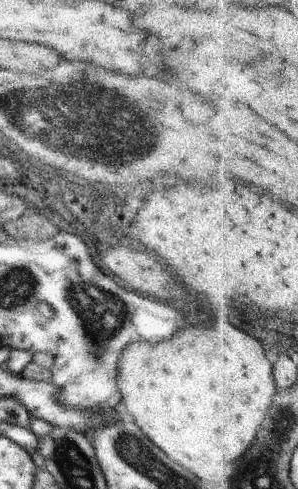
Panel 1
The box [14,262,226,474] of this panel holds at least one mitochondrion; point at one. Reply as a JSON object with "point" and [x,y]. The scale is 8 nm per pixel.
{"point":[106,317]}

